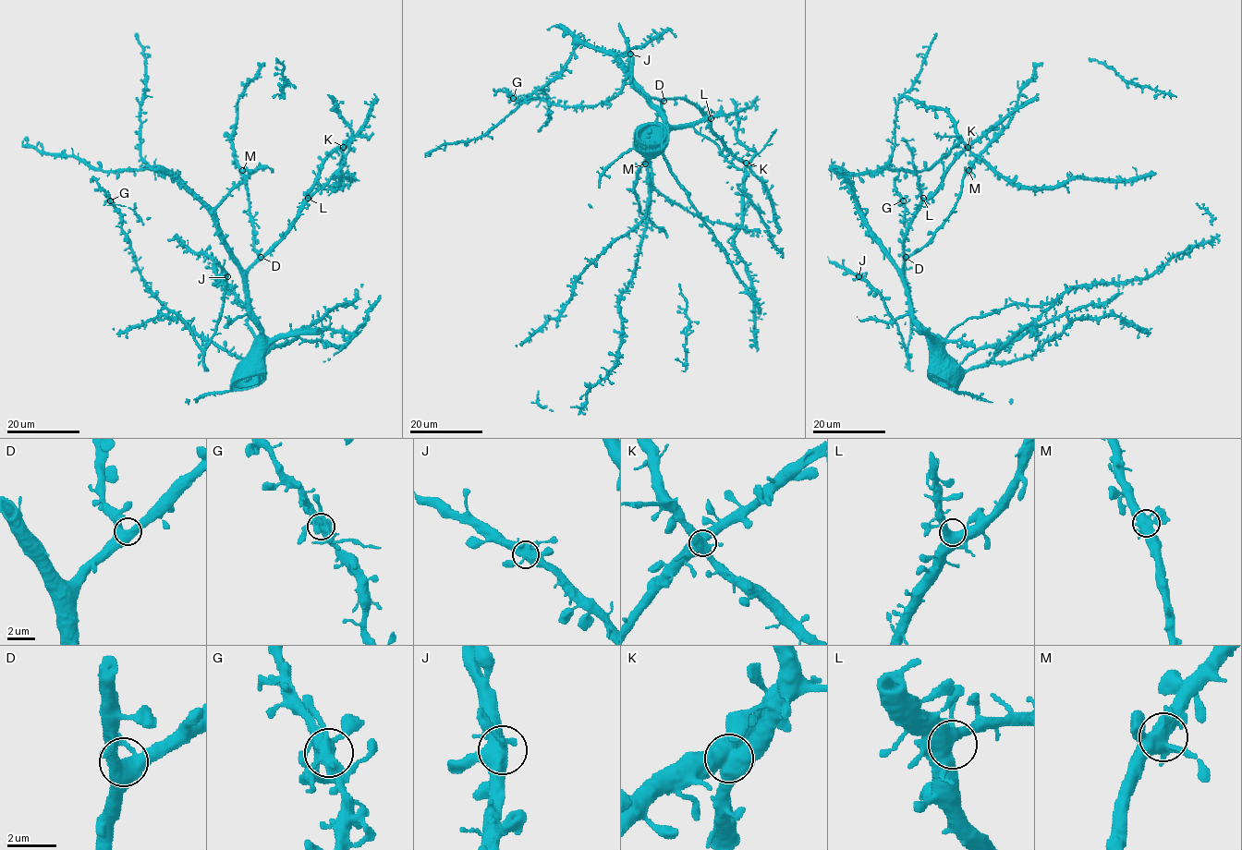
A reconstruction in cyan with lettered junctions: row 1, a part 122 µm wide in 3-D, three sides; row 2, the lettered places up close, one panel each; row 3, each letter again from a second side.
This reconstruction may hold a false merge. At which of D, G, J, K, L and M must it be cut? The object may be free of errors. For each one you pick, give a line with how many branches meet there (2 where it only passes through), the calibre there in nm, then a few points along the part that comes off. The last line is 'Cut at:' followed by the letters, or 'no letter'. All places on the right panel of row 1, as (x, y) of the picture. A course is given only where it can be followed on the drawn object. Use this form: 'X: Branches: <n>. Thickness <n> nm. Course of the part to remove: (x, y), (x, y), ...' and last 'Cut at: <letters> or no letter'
K: Branches: 5. Thickness 650 nm
Cut at: K

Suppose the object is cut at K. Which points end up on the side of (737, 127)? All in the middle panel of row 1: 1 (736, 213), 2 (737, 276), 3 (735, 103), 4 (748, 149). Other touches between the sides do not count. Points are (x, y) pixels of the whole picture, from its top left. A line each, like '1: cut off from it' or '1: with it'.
1: with it
2: cut off from it
3: with it
4: with it

